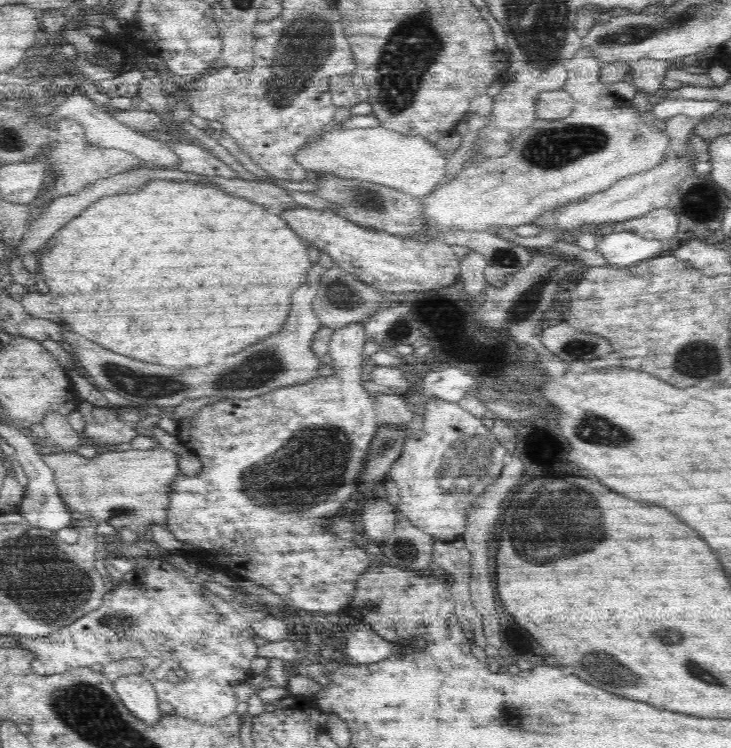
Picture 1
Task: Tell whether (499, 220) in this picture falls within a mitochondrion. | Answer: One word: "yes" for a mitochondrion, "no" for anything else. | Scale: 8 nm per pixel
no

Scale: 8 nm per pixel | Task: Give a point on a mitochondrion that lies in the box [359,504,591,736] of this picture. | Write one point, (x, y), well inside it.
(512, 716)

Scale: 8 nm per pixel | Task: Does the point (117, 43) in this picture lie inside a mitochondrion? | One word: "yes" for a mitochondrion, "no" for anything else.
no

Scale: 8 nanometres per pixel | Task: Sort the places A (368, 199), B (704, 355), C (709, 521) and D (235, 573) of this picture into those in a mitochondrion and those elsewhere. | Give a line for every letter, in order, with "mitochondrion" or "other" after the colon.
A: mitochondrion
B: mitochondrion
C: other
D: other

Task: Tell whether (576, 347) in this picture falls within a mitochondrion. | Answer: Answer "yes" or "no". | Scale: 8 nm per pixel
yes

